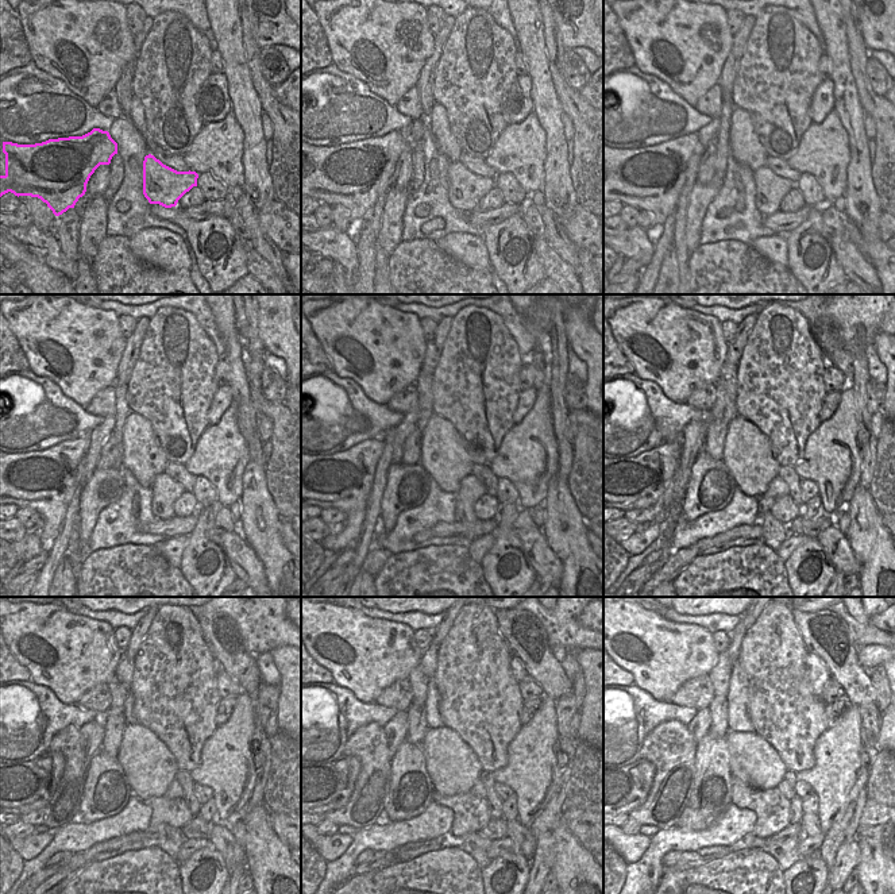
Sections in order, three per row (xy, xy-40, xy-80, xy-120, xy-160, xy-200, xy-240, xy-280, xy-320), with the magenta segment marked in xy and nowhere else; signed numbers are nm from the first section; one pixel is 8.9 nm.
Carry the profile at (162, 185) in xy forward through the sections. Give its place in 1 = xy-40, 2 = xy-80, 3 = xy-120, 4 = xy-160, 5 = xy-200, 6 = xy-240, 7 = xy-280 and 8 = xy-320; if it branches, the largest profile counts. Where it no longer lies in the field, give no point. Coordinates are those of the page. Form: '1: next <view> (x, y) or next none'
1: next xy-40 (465, 188)
2: next xy-80 (770, 188)
3: next xy-120 (165, 490)
4: next xy-160 (470, 490)
5: next xy-200 (774, 532)
6: next xy-240 (170, 839)
7: next xy-280 (473, 844)
8: next xy-320 (786, 854)

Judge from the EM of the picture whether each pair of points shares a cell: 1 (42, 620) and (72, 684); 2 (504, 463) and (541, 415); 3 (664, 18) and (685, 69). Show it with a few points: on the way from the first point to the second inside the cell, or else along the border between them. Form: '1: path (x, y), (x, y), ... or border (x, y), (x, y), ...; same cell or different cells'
1: path (46, 636), (69, 659), (69, 667); same cell
2: path (516, 453), (536, 427); same cell
3: path (666, 30), (685, 49), (685, 57); same cell

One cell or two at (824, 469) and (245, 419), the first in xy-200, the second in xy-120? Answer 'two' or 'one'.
two

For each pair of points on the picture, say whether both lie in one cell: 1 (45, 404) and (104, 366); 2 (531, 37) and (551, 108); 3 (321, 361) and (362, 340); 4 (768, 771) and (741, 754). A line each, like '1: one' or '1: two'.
1: two
2: one
3: two
4: one

